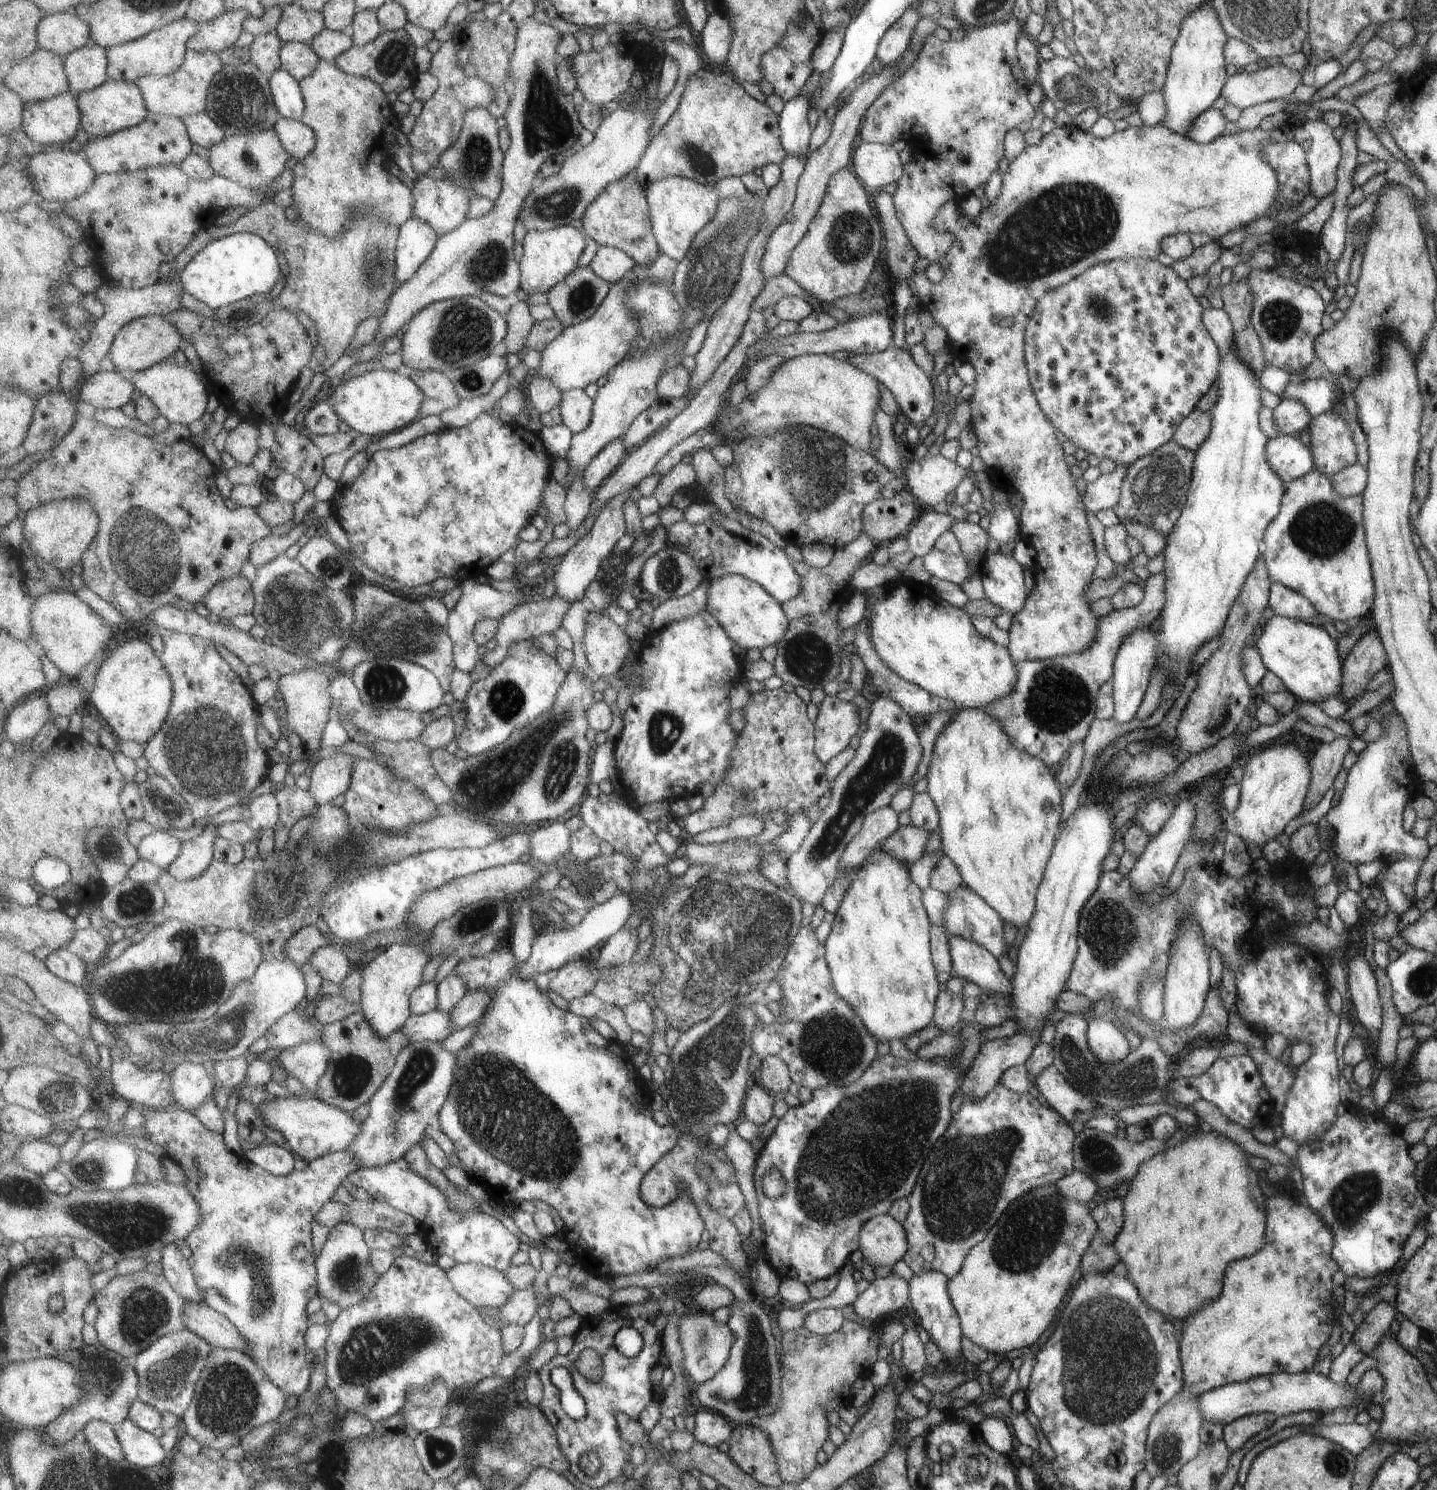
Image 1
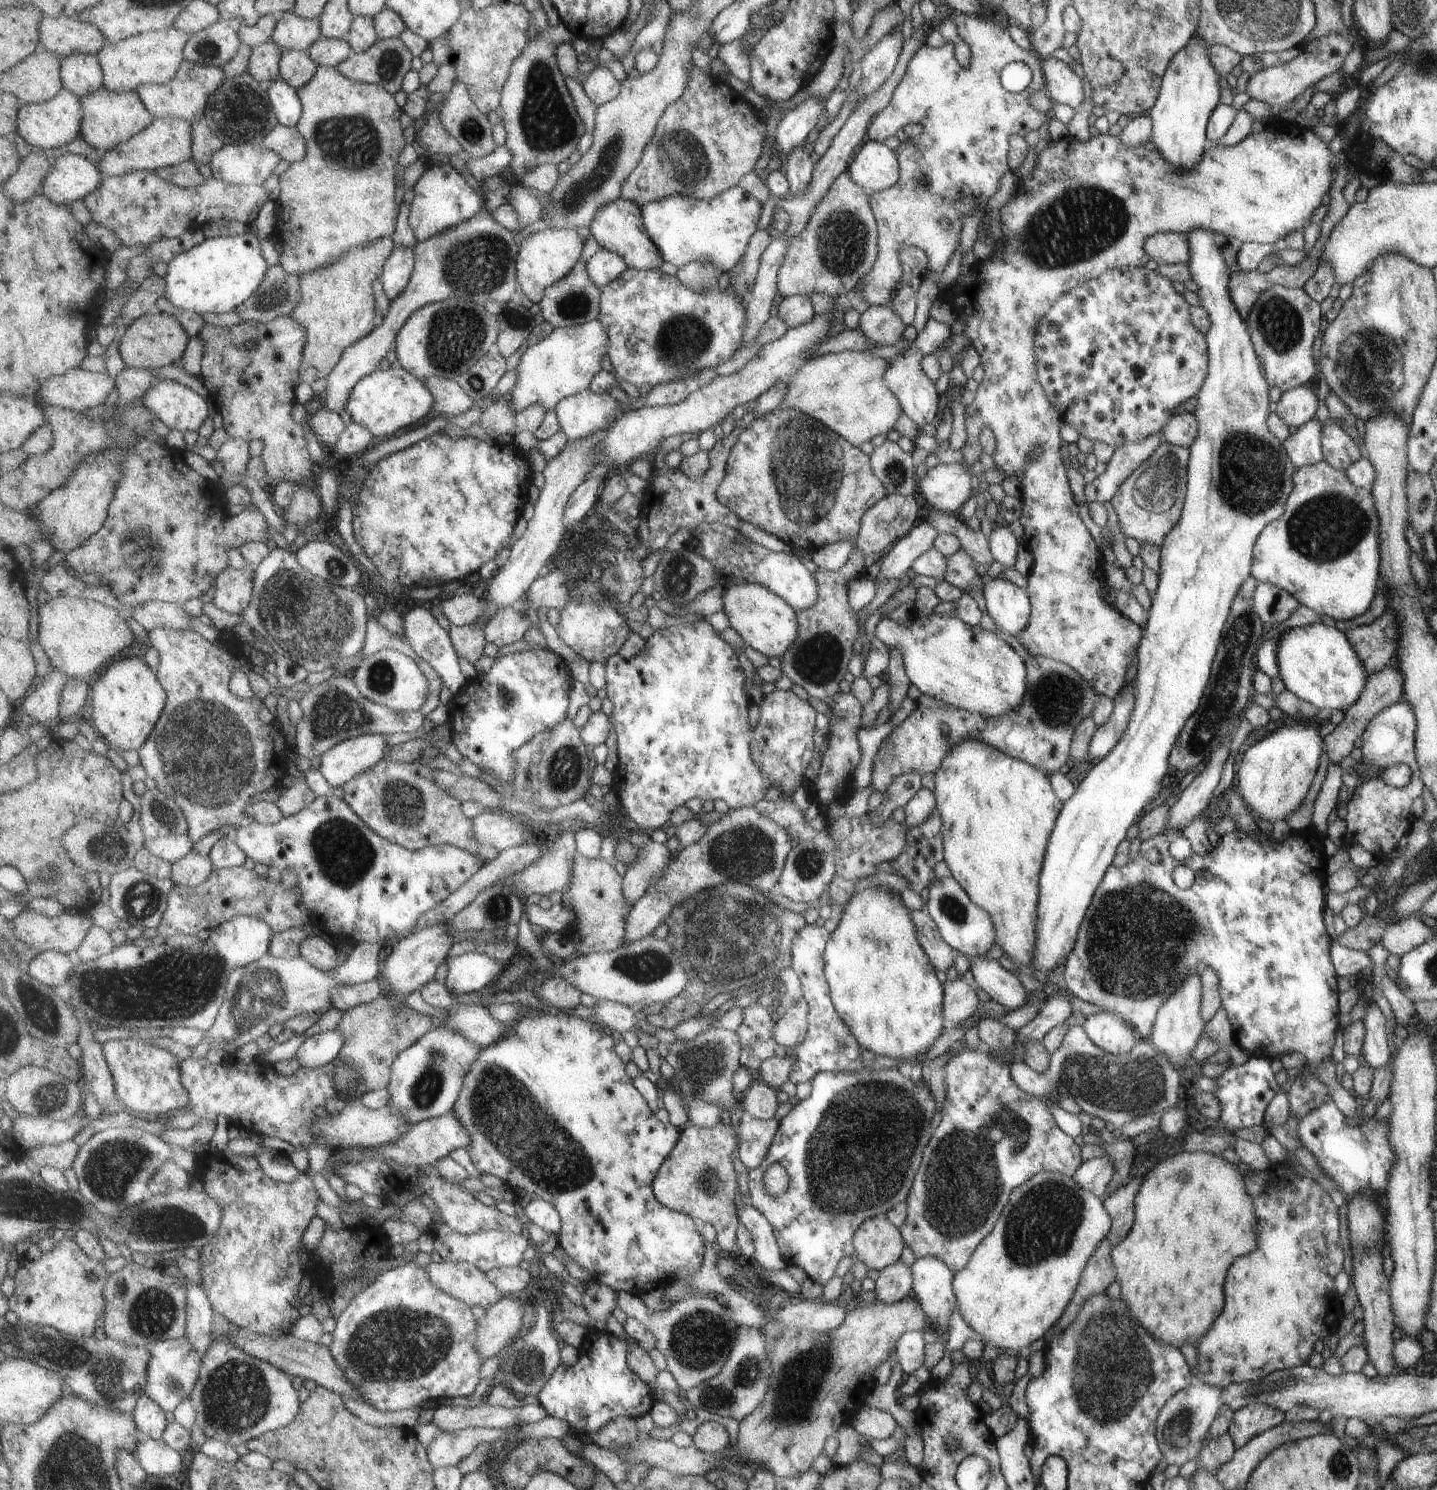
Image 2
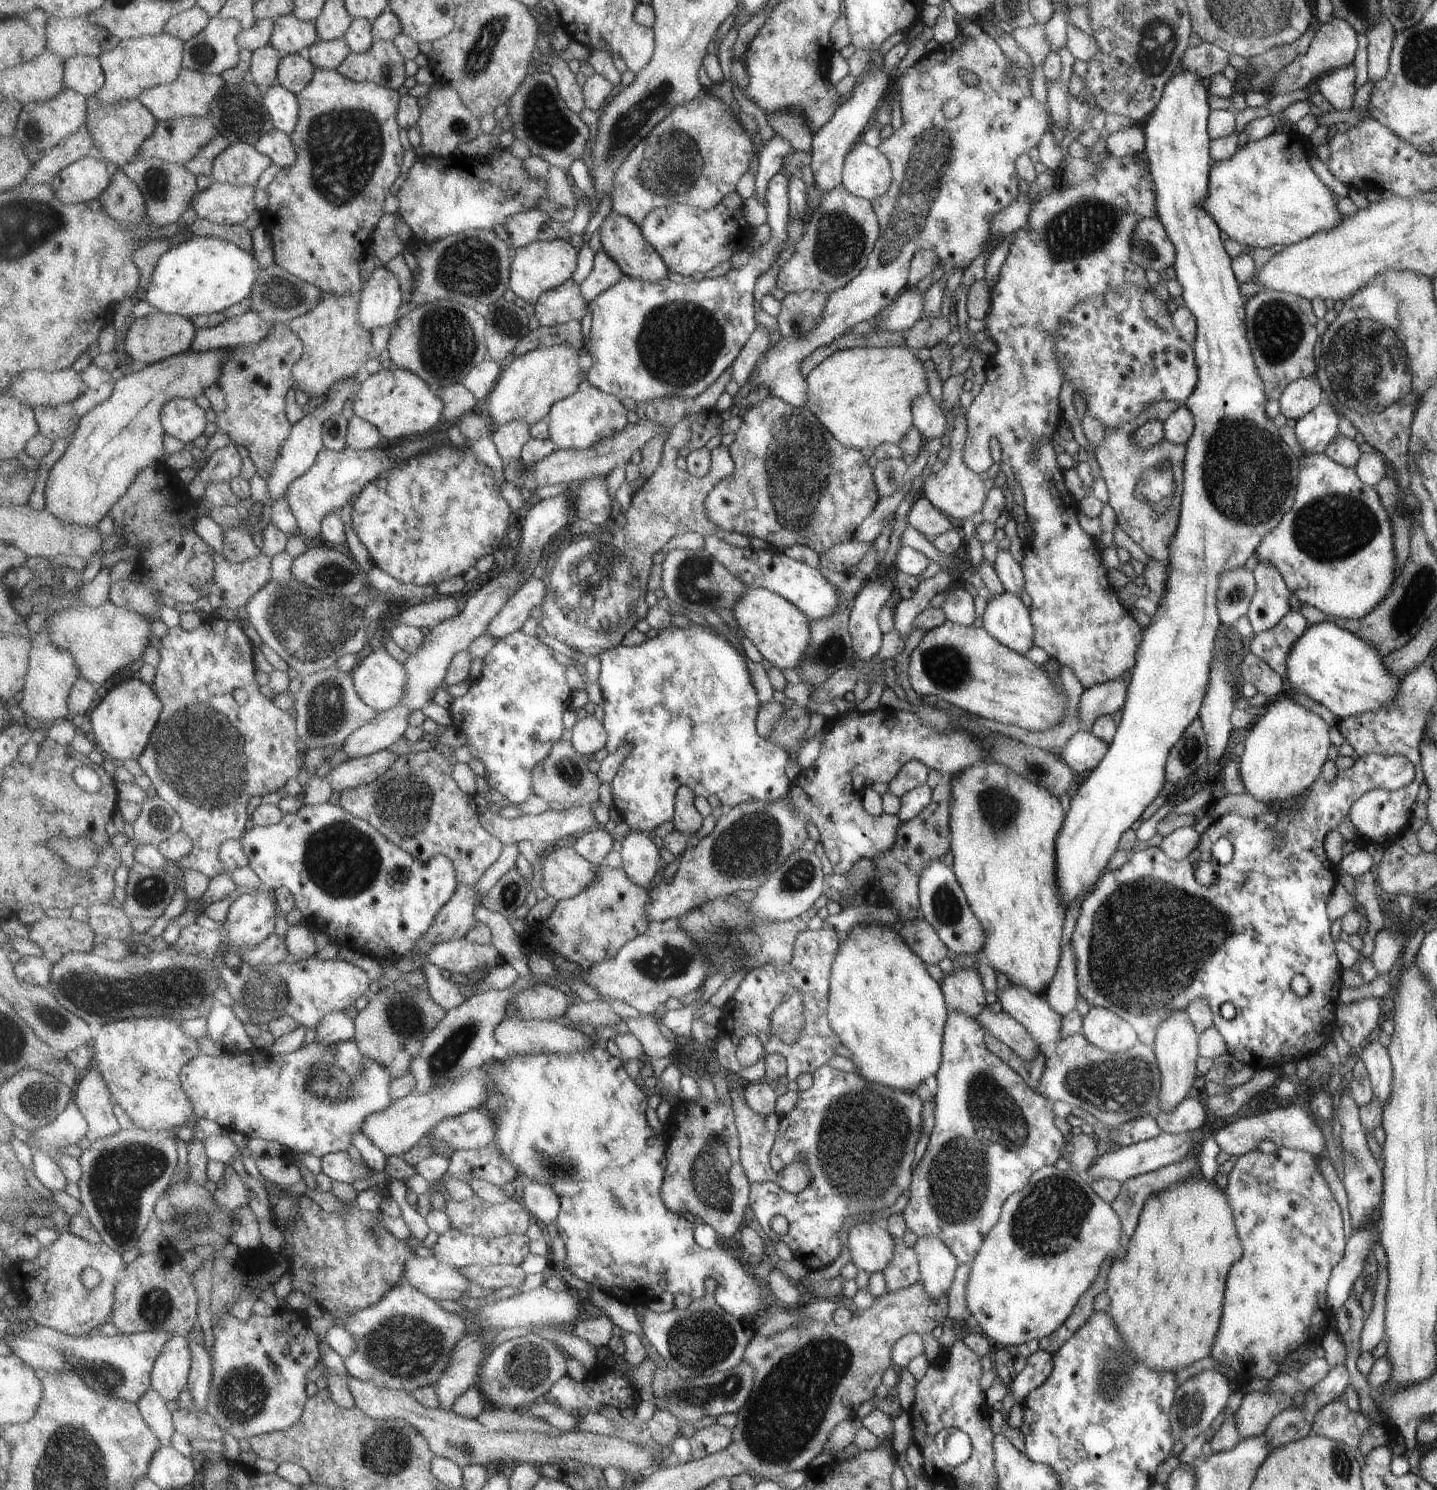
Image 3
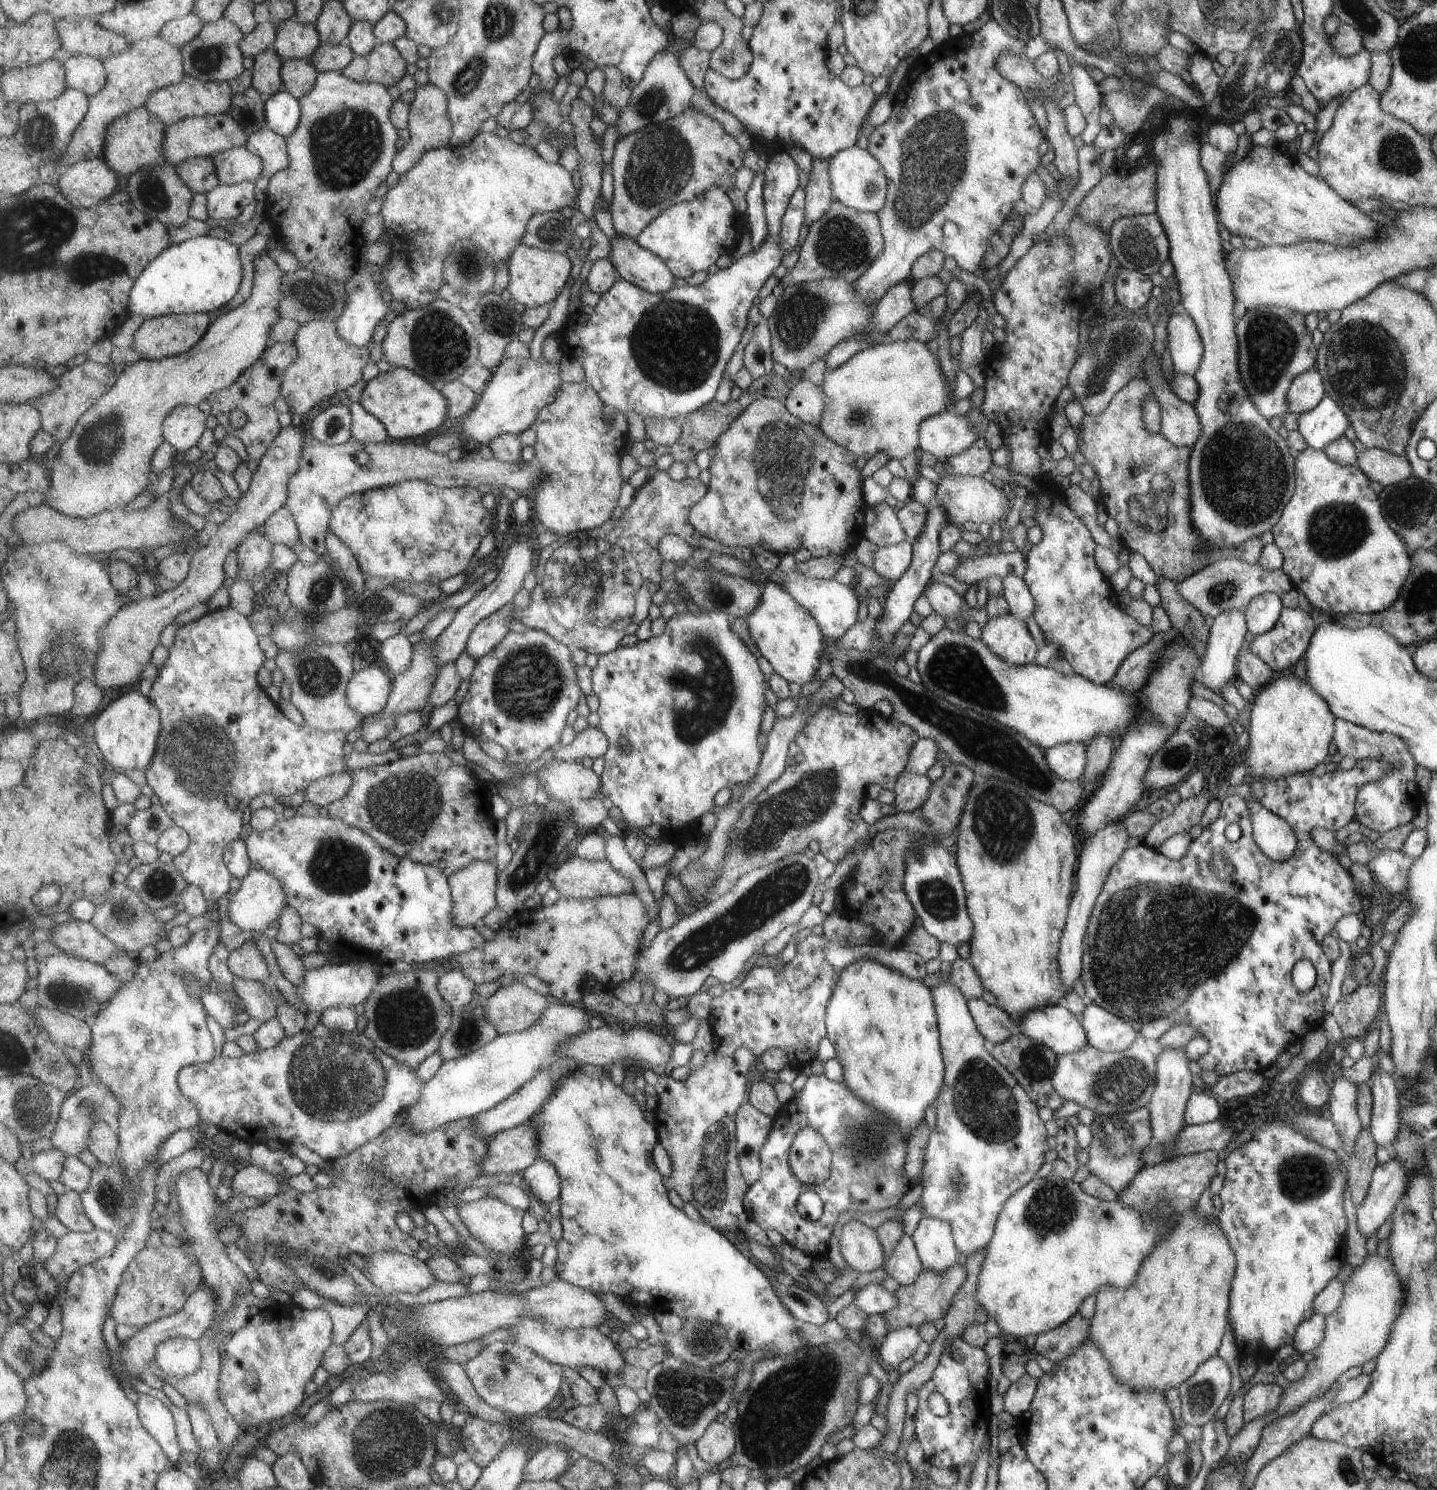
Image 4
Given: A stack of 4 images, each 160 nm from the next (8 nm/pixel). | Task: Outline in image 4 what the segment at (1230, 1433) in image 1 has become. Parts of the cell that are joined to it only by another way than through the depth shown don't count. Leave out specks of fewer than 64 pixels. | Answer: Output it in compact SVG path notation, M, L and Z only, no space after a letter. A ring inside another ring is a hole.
M1255 1384L1245 1392L1242 1400L1242 1421L1251 1422L1278 1408L1282 1389L1277 1384Z

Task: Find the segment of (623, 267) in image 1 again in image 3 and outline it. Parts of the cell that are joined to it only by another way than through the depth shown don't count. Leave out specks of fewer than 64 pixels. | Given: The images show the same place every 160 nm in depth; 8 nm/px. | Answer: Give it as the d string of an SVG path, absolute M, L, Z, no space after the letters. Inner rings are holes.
M601 250L596 253L591 272L580 284L588 304L593 298L617 284L624 275L623 269L607 251Z

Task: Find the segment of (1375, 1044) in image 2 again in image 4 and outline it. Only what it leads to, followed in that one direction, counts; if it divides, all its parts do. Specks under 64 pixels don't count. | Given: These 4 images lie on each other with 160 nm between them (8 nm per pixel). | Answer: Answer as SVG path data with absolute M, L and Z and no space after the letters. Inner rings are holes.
M1378 1064L1368 1078L1372 1094L1369 1130L1376 1145L1389 1149L1390 1140L1396 1135L1398 1124L1397 1088L1395 1074L1389 1075Z

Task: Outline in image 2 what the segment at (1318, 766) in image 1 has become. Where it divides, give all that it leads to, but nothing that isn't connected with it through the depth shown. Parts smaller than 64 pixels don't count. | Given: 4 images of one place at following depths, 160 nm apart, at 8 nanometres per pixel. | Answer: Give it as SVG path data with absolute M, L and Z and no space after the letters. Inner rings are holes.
M1394 662L1387 664L1376 673L1371 673L1367 678L1366 686L1359 694L1358 700L1354 702L1349 708L1345 709L1344 717L1339 724L1335 725L1333 731L1323 738L1324 754L1328 756L1328 762L1338 764L1338 762L1348 756L1349 752L1353 750L1353 742L1355 738L1360 736L1364 731L1366 724L1385 707L1397 702L1401 698L1402 693L1402 674L1395 666Z

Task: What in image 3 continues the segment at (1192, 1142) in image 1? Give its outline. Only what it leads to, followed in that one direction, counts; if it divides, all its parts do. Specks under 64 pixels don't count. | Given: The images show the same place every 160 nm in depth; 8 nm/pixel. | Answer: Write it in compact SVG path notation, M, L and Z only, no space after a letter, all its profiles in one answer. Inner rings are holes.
M1202 1175L1201 1177L1189 1177L1186 1181L1181 1181L1178 1185L1173 1185L1170 1189L1162 1190L1161 1193L1155 1193L1146 1198L1143 1210L1139 1217L1139 1226L1135 1226L1135 1234L1128 1238L1126 1250L1131 1242L1131 1250L1127 1250L1127 1258L1113 1259L1110 1261L1110 1267L1106 1276L1105 1293L1109 1297L1109 1306L1107 1314L1114 1320L1114 1325L1118 1328L1118 1333L1123 1334L1122 1338L1127 1345L1130 1354L1135 1359L1144 1362L1151 1370L1175 1372L1177 1369L1185 1368L1192 1362L1208 1356L1215 1342L1217 1330L1221 1325L1223 1300L1223 1282L1225 1274L1234 1262L1241 1258L1241 1242L1237 1238L1231 1210L1227 1206L1226 1191L1220 1189L1213 1181L1208 1181Z

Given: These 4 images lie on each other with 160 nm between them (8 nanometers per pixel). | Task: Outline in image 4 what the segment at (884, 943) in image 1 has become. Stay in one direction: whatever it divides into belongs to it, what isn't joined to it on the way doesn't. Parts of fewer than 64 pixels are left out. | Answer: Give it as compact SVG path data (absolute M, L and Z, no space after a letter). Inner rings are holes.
M861 957L838 972L826 1008L826 1027L827 1038L835 1047L835 1059L842 1066L842 1082L864 1103L883 1113L894 1127L900 1128L906 1142L922 1124L923 1112L938 1096L945 1074L933 991L921 979L908 978L895 969Z

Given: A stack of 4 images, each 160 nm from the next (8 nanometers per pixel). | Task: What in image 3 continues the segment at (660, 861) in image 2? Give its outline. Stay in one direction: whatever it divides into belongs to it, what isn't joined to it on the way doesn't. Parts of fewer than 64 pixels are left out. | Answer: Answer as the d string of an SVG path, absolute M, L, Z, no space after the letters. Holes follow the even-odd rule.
M631 831L621 841L622 867L635 884L649 888L660 872L661 850L647 832Z

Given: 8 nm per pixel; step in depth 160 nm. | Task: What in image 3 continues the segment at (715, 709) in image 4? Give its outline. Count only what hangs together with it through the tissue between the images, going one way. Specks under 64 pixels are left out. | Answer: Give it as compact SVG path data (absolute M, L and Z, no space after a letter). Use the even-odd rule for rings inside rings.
M693 623L688 628L678 628L677 626L669 625L660 631L656 637L646 639L640 645L632 647L614 646L600 654L599 658L601 673L598 684L603 692L603 708L605 710L603 722L608 732L608 741L605 748L611 754L617 752L619 746L625 741L633 744L631 752L621 762L618 773L611 782L613 806L619 813L620 819L628 824L631 831L647 832L651 835L652 830L655 830L657 826L661 826L667 821L673 822L674 814L676 813L676 794L683 787L689 787L693 789L696 796L705 798L716 794L722 800L722 806L726 809L749 801L770 803L781 798L789 790L790 781L783 773L783 766L787 762L788 754L781 747L769 741L765 742L765 740L761 740L757 736L757 732L755 732L755 714L757 714L759 702L755 698L755 690L751 686L749 672L745 668L745 660L722 634L715 634L709 628L703 628L703 626Z

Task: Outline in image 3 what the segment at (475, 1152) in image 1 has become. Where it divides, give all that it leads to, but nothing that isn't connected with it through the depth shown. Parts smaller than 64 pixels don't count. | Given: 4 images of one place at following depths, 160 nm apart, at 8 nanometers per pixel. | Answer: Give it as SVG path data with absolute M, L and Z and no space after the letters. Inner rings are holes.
M598 1043L594 1047L589 1047L584 1051L572 1053L533 1053L524 1056L512 1054L505 1060L497 1059L496 1063L490 1068L490 1084L494 1085L491 1089L490 1097L481 1108L494 1115L494 1121L498 1123L497 1134L493 1142L502 1151L509 1163L514 1163L518 1167L518 1172L523 1175L524 1181L537 1181L544 1185L549 1185L562 1198L562 1209L558 1216L557 1229L560 1238L565 1242L567 1256L561 1265L568 1269L578 1278L588 1284L596 1286L605 1294L613 1293L619 1298L623 1298L632 1303L649 1304L652 1300L656 1301L663 1292L670 1292L673 1295L684 1293L689 1294L695 1299L702 1299L707 1296L707 1280L713 1278L716 1288L713 1292L716 1301L728 1311L731 1316L738 1318L739 1322L750 1328L751 1321L758 1317L759 1313L765 1313L766 1306L761 1301L759 1286L753 1280L753 1276L737 1262L731 1258L731 1253L723 1246L705 1249L695 1242L695 1225L689 1222L683 1213L672 1211L662 1199L662 1186L666 1176L668 1158L666 1155L668 1145L668 1134L663 1125L662 1131L655 1132L647 1120L647 1099L649 1093L635 1083L634 1078L627 1072L626 1064L615 1056L611 1056L604 1048L603 1043Z

